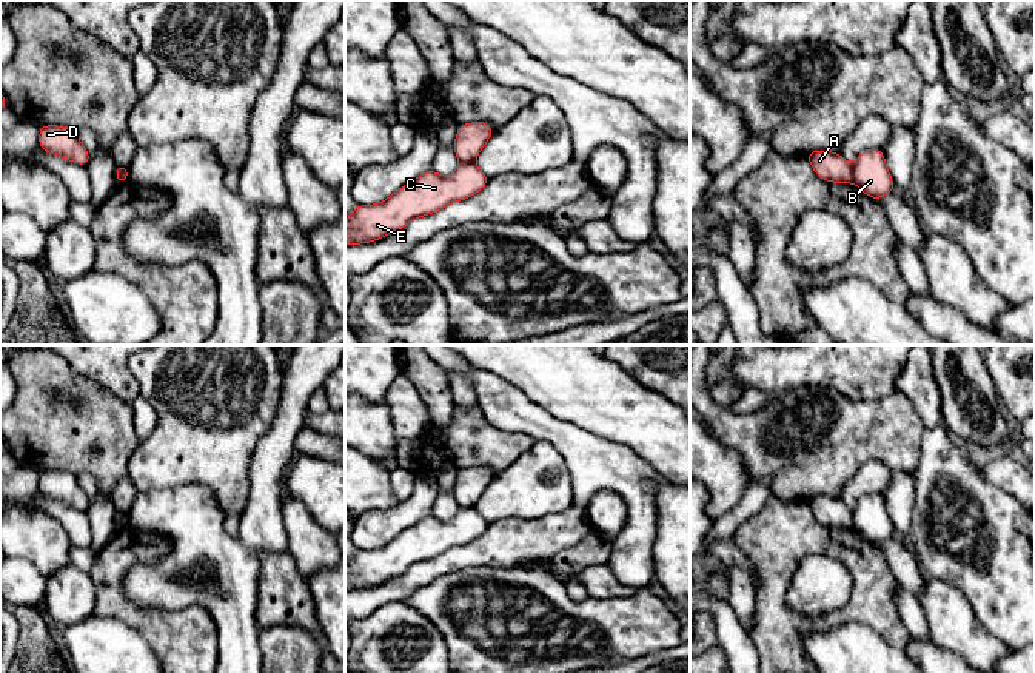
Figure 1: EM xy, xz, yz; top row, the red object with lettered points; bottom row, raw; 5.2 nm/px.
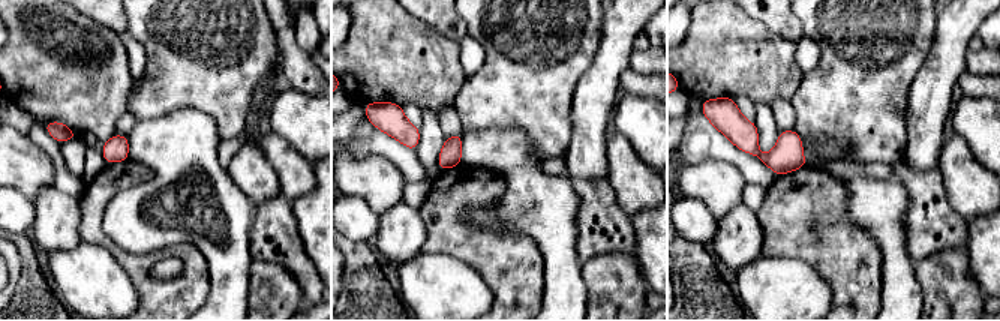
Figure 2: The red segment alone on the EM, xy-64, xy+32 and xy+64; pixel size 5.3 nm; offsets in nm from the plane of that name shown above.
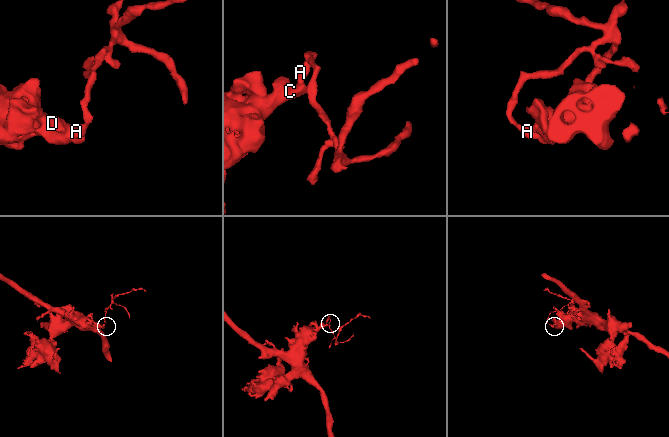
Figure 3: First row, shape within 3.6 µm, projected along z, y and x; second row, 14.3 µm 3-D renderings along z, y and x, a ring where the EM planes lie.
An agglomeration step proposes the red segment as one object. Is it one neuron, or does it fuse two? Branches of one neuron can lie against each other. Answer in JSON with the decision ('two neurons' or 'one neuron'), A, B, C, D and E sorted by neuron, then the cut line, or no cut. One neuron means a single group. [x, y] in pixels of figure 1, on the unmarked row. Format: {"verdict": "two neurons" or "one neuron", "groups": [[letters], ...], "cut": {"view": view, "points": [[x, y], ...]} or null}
{"verdict": "two neurons", "groups": [["A"], ["B", "C", "D", "E"]], "cut": {"view": "yz", "points": [[850, 510], [854, 527]]}}

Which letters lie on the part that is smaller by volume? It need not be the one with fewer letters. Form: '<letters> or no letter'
A

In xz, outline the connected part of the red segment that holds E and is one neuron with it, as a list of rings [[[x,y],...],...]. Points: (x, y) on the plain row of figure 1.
[[[462,507],[451,521],[440,521],[433,513],[400,531],[384,547],[357,550],[345,562],[345,590],[376,587],[405,573],[411,565],[439,557],[454,547],[462,547],[482,536],[487,522],[473,507]]]

